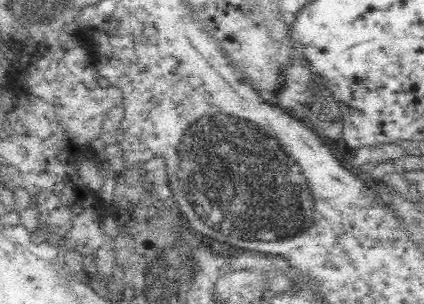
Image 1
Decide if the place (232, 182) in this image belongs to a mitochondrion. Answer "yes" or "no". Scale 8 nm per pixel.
yes

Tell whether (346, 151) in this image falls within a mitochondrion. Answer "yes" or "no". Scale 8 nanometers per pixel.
no

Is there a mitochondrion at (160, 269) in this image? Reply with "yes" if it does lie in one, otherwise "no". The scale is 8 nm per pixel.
yes

